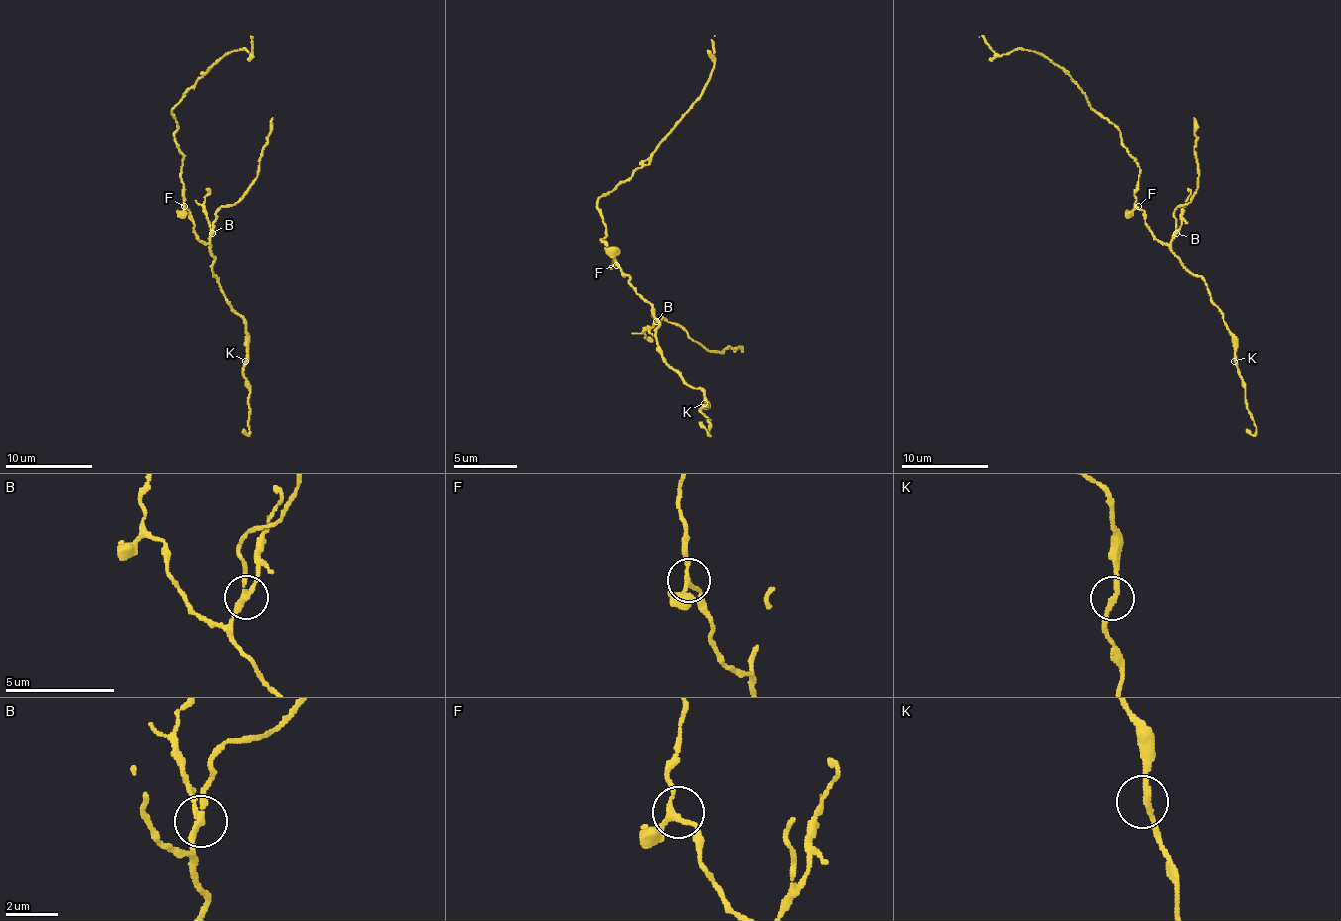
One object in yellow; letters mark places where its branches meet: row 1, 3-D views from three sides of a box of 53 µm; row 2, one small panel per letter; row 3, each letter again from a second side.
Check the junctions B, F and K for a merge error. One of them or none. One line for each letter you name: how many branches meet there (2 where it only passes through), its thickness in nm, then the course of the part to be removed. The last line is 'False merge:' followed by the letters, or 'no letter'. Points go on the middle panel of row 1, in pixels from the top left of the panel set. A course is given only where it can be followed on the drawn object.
B: branches 3; calibre 200 nm; course (657, 321), (644, 331), (644, 337), (654, 340)
False merge: B

